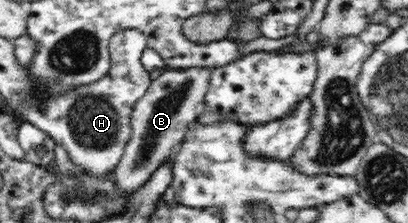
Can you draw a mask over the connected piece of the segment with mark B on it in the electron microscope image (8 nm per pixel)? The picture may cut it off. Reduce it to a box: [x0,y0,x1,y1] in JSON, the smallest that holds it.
[113,67,212,193]

